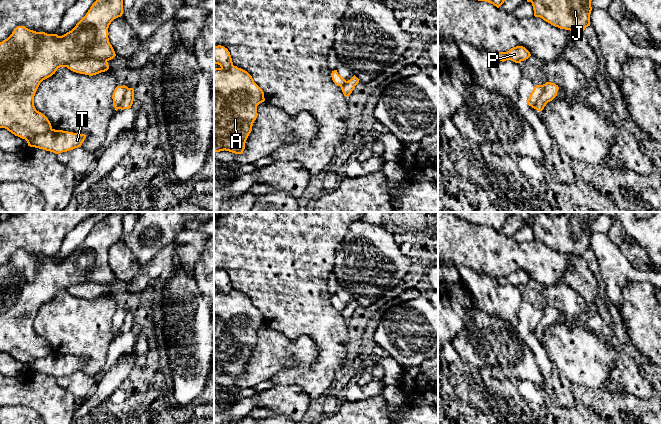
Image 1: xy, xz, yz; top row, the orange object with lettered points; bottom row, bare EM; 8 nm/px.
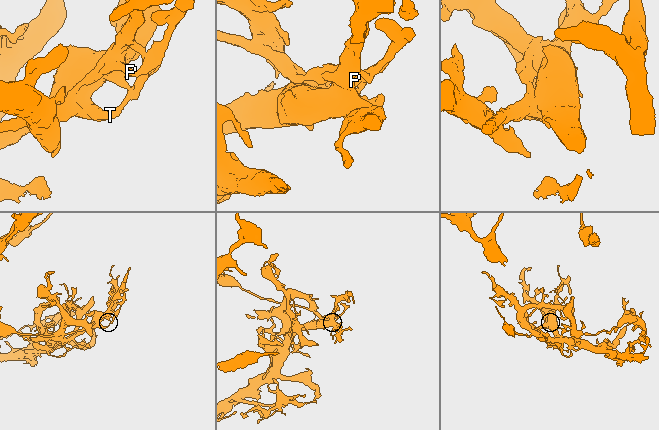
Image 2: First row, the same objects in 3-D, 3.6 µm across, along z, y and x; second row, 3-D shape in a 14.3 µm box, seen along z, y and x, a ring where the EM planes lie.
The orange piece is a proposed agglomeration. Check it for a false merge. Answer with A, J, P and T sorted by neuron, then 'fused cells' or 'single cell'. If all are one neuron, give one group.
groups A J P / T; fused cells

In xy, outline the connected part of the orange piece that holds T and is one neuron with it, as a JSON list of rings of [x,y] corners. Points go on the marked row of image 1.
[[[50,129],[48,132],[37,135],[26,141],[30,147],[59,154],[81,147],[85,138],[85,134]]]

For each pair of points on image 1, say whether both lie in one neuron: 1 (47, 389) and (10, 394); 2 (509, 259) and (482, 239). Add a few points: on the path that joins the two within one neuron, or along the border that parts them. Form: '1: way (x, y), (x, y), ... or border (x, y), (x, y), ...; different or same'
1: way (38, 389), (19, 390); same
2: way (502, 254), (496, 248), (489, 246); same

